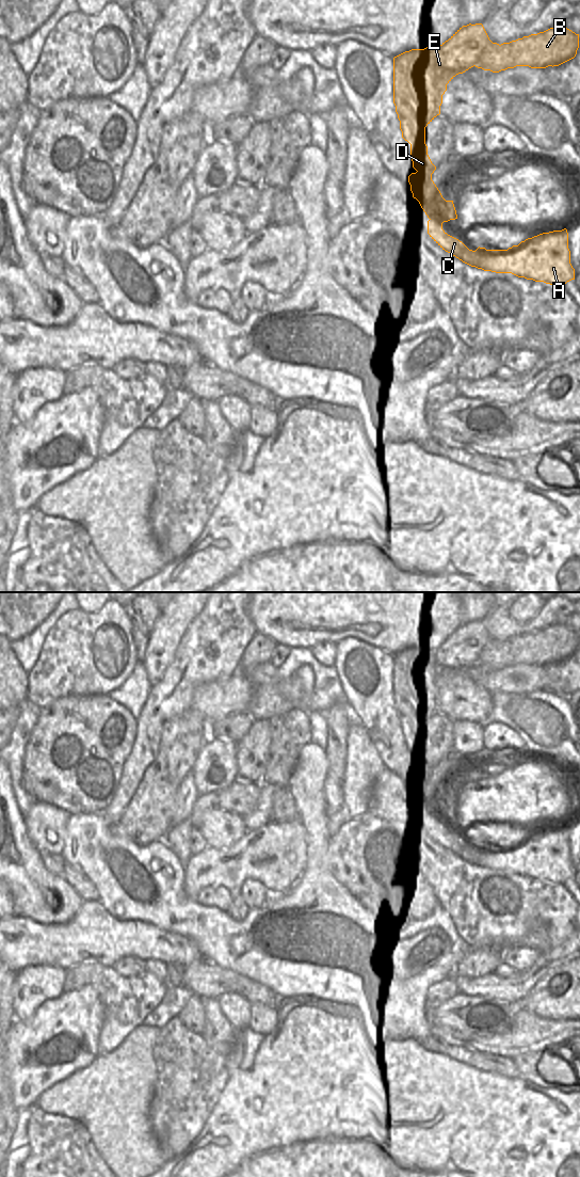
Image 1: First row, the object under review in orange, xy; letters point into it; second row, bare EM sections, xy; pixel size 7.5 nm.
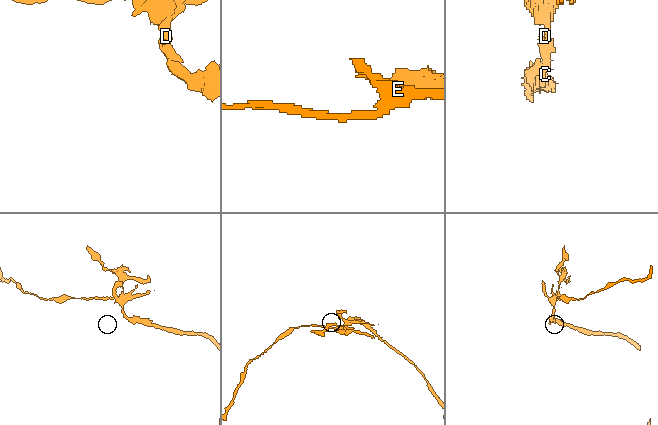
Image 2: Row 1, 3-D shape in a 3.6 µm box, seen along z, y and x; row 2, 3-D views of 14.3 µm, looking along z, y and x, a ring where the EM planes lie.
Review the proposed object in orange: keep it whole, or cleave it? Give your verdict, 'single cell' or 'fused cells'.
fused cells

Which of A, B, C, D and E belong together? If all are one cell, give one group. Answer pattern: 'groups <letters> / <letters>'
groups A C / B D E

